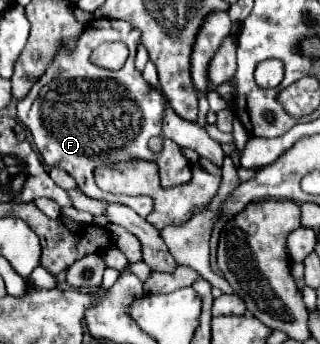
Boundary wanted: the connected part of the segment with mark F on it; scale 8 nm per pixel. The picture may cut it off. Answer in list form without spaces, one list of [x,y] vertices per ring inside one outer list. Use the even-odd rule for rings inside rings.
[[[92,20],[90,28],[82,32],[76,50],[64,50],[54,58],[50,72],[56,72],[56,76],[50,80],[50,84],[42,88],[40,96],[30,106],[30,122],[26,122],[26,126],[34,136],[34,144],[42,160],[48,166],[60,166],[62,170],[66,170],[78,182],[78,188],[86,196],[130,206],[146,218],[154,206],[150,196],[132,198],[104,192],[98,186],[94,186],[94,170],[110,162],[128,162],[134,158],[150,160],[158,164],[160,186],[170,188],[176,184],[190,182],[192,164],[184,158],[182,148],[168,138],[164,140],[164,150],[160,154],[152,154],[148,150],[148,140],[152,136],[162,134],[166,98],[158,88],[150,86],[142,78],[142,72],[134,68],[134,56],[140,38],[132,32],[138,30],[134,30],[134,26],[128,22],[122,24],[122,20]],[[102,42],[124,42],[130,48],[130,56],[122,70],[110,72],[94,66],[88,60],[90,52]]]

